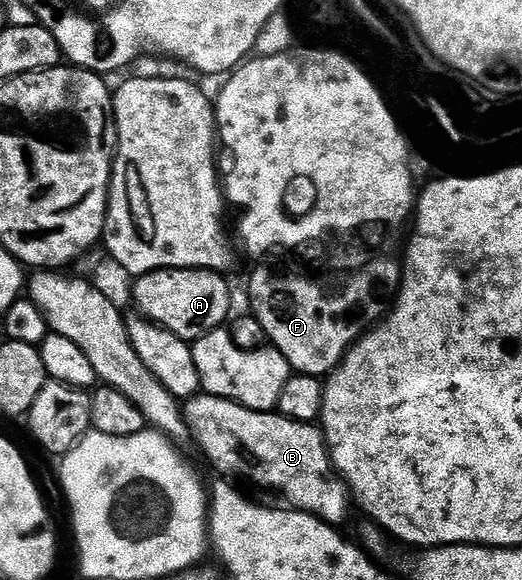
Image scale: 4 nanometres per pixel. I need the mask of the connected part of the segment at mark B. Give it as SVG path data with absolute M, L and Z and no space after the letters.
M203 392L185 399L184 417L192 442L216 469L226 474L246 470L256 485L283 494L293 509L314 514L323 522L339 524L352 511L348 487L330 463L326 439L317 425L297 422L281 412L250 410L240 402Z

